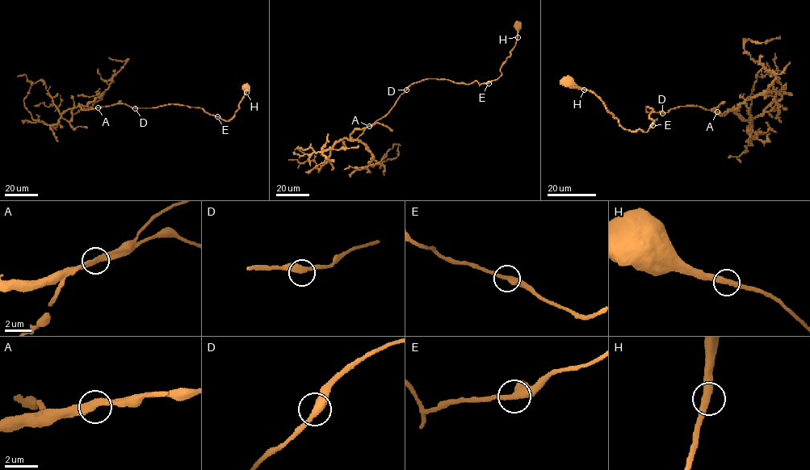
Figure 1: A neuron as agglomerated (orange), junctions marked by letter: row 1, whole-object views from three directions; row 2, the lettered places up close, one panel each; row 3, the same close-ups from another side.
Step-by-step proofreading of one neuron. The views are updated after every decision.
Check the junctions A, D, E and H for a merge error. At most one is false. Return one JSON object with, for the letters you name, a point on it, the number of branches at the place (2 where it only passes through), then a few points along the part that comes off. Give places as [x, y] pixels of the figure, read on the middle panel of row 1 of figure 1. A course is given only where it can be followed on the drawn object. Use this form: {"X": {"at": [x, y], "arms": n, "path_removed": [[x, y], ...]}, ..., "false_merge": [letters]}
{"false_merge": []}

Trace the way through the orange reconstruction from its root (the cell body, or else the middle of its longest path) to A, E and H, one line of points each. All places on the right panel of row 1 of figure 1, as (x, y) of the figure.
A: (568, 81), (592, 91), (630, 131), (652, 125), (647, 107), (649, 112), (692, 105), (717, 112)
E: (568, 81), (592, 91), (623, 127), (646, 132), (652, 125)
H: (568, 81), (584, 90)

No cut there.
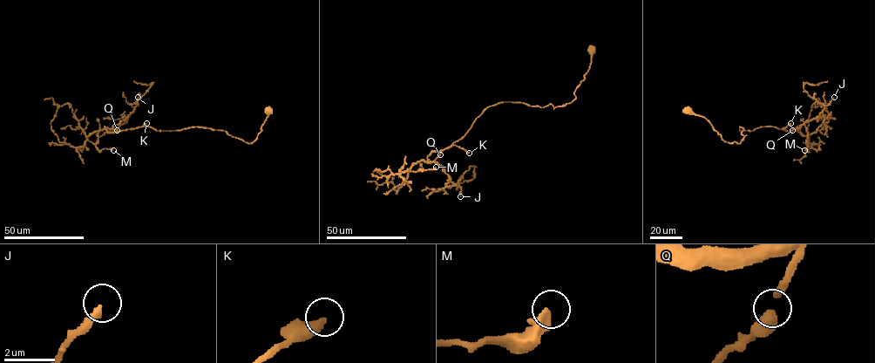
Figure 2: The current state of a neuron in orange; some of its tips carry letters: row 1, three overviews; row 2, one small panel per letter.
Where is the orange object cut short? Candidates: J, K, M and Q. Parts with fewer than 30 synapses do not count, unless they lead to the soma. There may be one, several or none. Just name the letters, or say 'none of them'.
K

